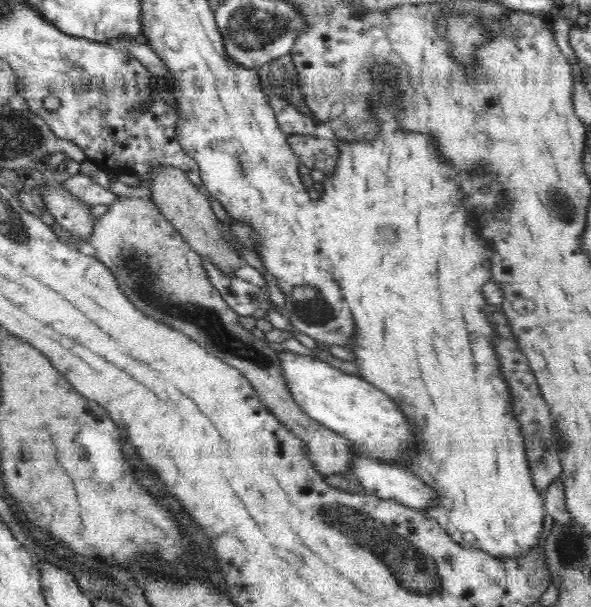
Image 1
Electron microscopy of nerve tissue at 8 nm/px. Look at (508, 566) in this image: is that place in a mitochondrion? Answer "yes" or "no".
no

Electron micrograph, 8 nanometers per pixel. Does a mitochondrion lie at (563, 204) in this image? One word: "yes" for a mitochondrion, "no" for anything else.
yes

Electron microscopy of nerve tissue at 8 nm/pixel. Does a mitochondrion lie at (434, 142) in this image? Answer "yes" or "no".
no

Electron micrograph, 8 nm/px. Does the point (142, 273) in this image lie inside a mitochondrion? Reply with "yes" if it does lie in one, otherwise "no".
yes

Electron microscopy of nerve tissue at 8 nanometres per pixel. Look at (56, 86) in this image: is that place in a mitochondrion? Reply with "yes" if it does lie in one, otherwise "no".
no

